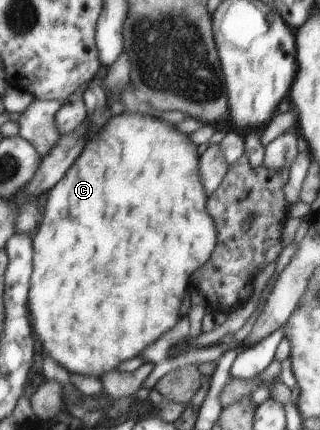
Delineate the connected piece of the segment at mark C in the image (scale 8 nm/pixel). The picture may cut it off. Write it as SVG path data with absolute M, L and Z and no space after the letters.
M112 112L106 123L91 137L65 174L45 194L42 201L42 221L33 237L34 271L31 279L29 308L33 317L35 333L41 340L42 349L56 361L62 363L70 373L100 373L114 369L120 361L138 356L141 349L158 339L176 323L176 311L182 291L188 283L188 275L194 274L204 265L215 246L216 228L206 207L206 197L198 177L198 155L196 147L184 133L178 133L170 123L142 115L140 112Z

